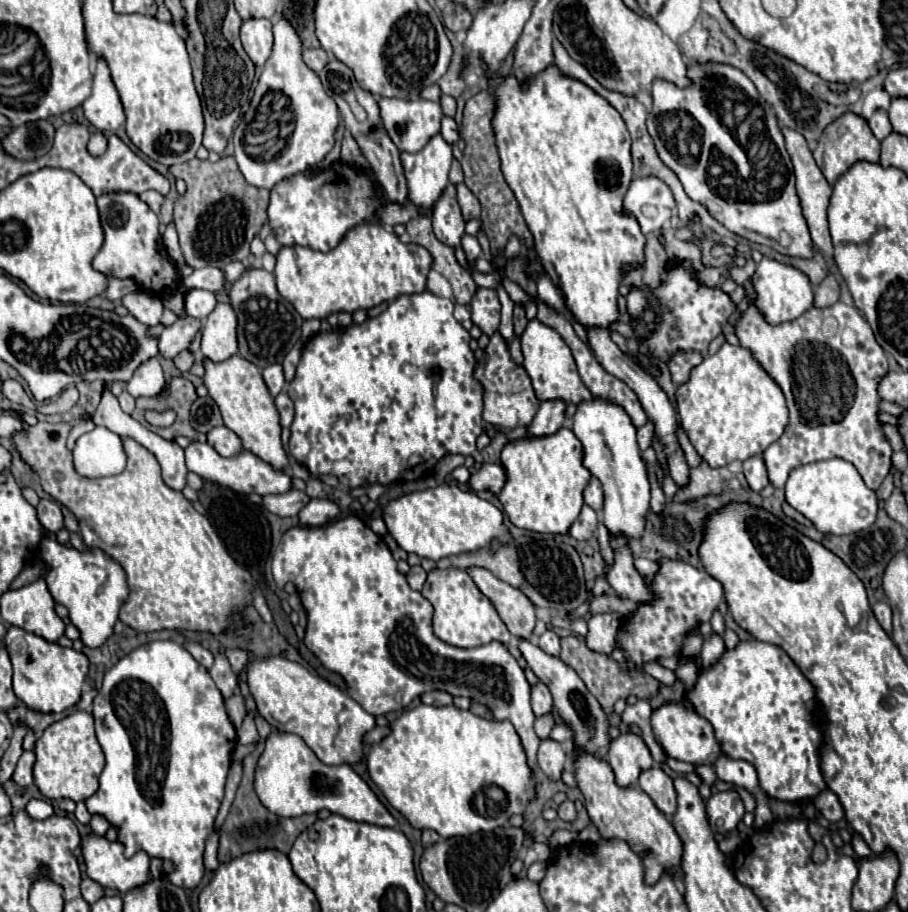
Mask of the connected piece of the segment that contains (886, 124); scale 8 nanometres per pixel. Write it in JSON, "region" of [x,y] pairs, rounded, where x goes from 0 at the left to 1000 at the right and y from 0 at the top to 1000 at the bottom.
{"region":[[[964,121],[961,127],[957,129],[957,138],[961,143],[961,147],[966,149],[966,154],[972,154],[975,149],[981,147],[981,134],[979,134],[979,127],[975,121]]]}

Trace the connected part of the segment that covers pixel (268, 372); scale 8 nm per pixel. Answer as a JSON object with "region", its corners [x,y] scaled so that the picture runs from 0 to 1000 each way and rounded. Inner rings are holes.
{"region":[[[298,399],[298,401],[294,401],[294,404],[290,406],[290,414],[292,414],[292,421],[294,421],[298,434],[305,434],[305,432],[312,428],[312,423],[314,423],[314,412],[312,412],[309,399]]]}

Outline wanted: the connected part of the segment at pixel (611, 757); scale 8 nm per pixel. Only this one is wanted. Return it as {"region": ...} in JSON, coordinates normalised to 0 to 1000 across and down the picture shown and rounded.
{"region":[[[699,803],[682,805],[671,814],[669,836],[673,838],[682,862],[697,862],[708,844],[719,840],[719,831],[708,809]]]}

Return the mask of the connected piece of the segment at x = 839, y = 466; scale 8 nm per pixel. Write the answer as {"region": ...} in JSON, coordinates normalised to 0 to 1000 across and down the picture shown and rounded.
{"region":[[[913,502],[876,513],[865,533],[867,550],[911,586],[939,586],[957,579],[966,566],[966,546],[944,513],[928,502]]]}

